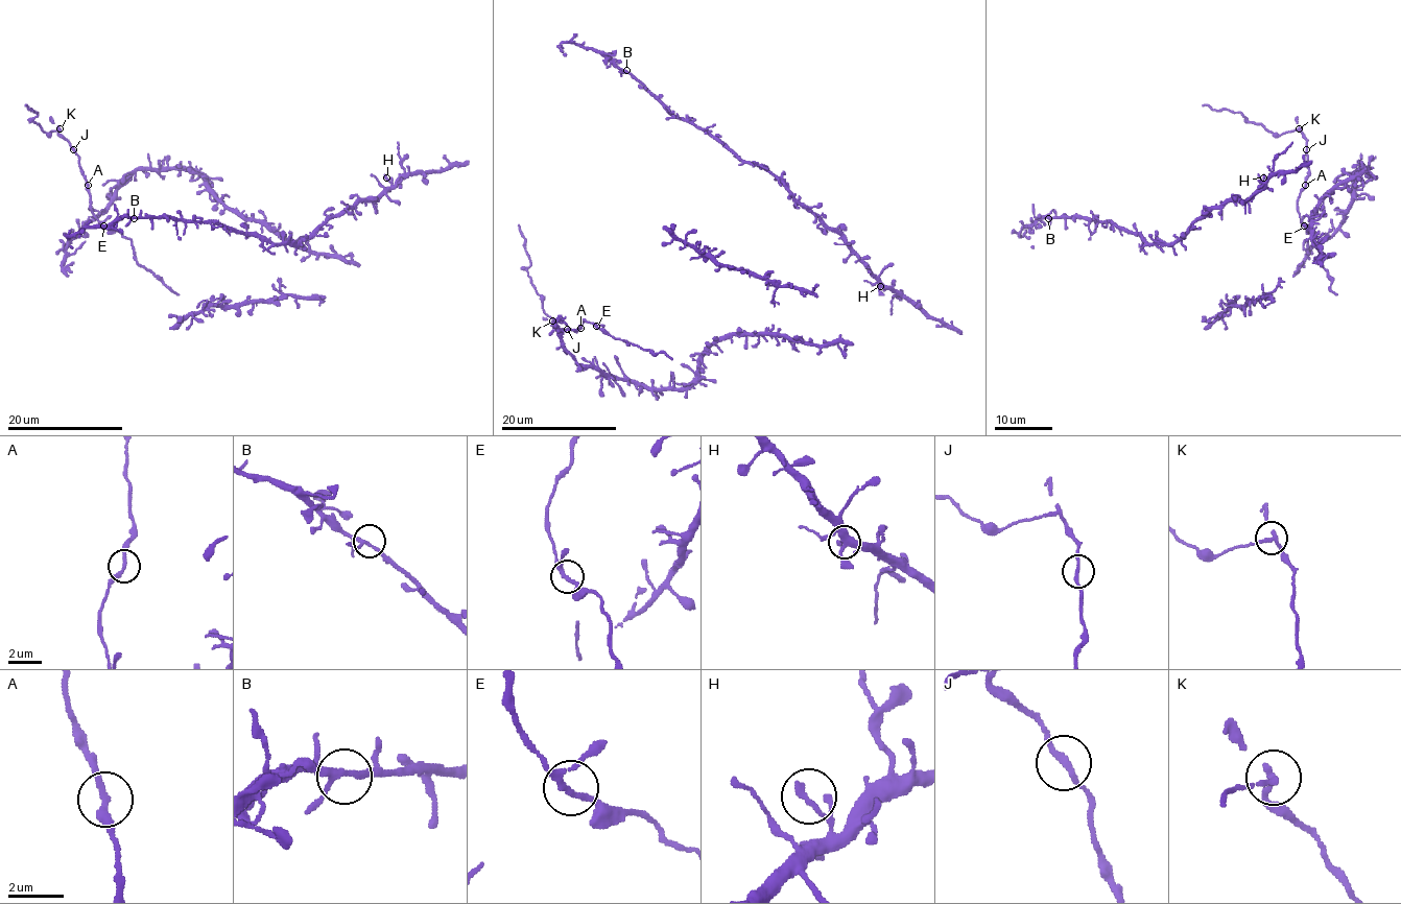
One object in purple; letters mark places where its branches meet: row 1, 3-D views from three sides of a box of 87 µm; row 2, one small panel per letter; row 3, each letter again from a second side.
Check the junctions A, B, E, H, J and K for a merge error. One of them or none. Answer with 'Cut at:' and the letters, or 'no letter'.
Cut at: K

